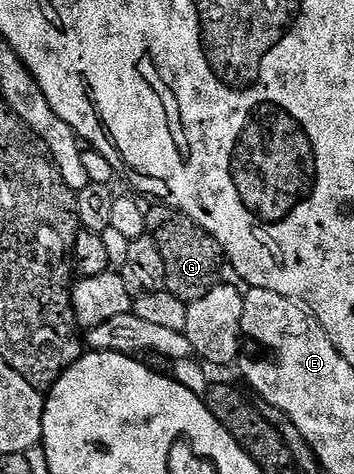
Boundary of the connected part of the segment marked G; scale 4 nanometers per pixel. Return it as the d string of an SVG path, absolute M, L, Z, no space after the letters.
M161 202L147 207L146 231L148 235L160 246L160 254L164 258L164 274L166 275L166 291L176 298L185 300L199 300L219 283L218 271L224 268L222 248L212 234L208 234L192 218L182 212L177 212Z

